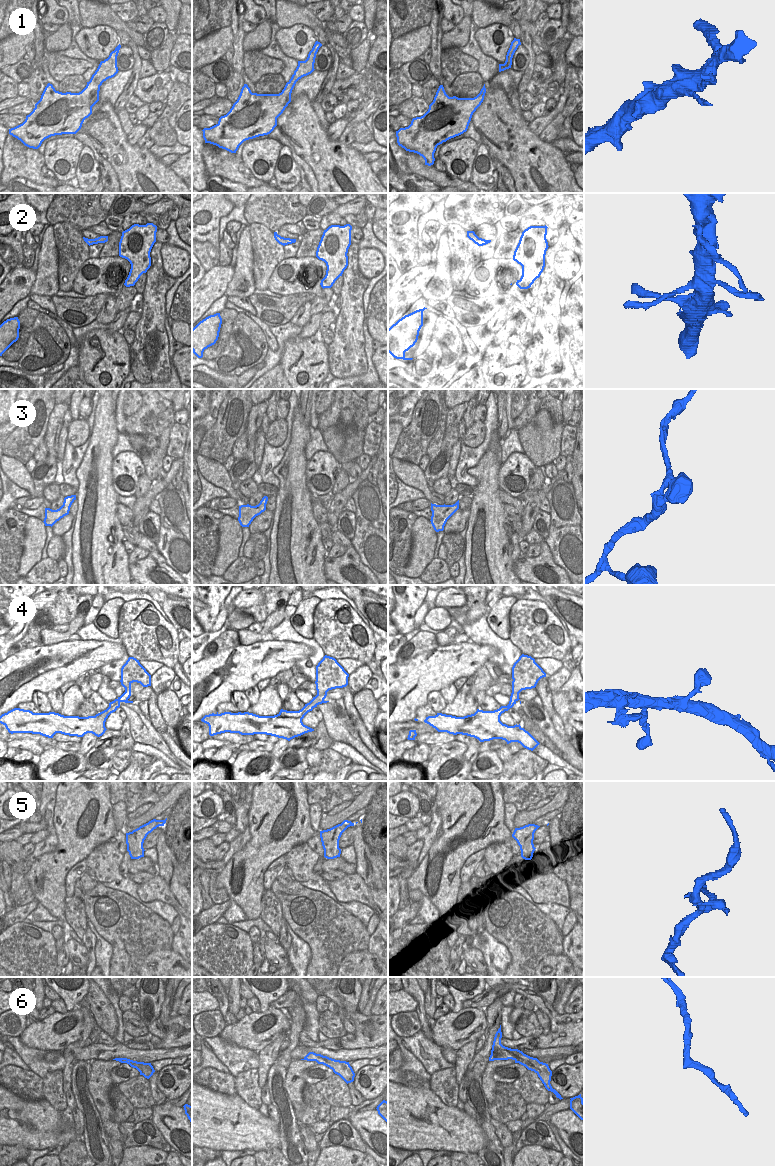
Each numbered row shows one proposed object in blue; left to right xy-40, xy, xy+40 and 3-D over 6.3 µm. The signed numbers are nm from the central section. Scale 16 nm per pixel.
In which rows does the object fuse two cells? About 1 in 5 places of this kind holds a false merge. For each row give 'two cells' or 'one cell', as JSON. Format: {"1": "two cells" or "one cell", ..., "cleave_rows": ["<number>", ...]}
{"1": "one cell", "2": "one cell", "3": "one cell", "4": "two cells", "5": "one cell", "6": "one cell", "cleave_rows": ["4"]}

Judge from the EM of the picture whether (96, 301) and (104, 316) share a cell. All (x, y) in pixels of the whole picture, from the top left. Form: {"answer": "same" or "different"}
{"answer": "different"}

